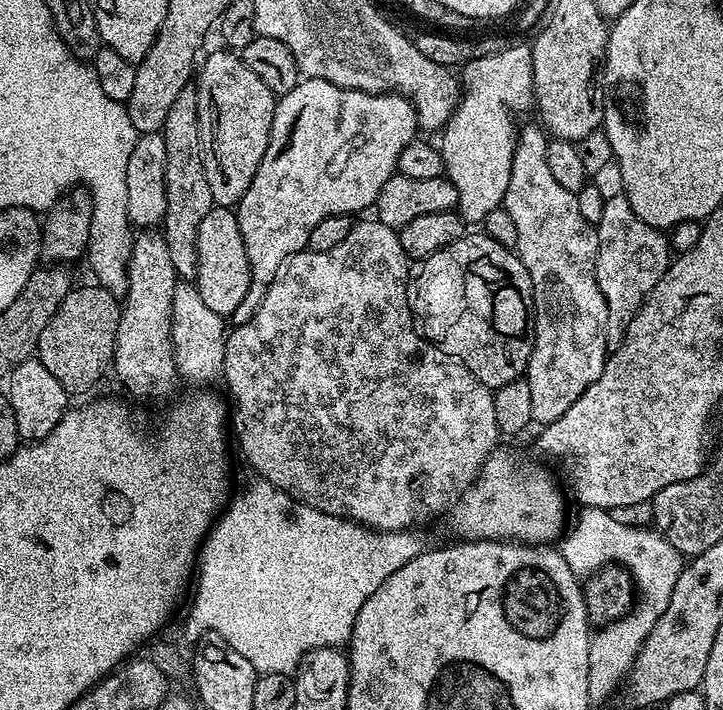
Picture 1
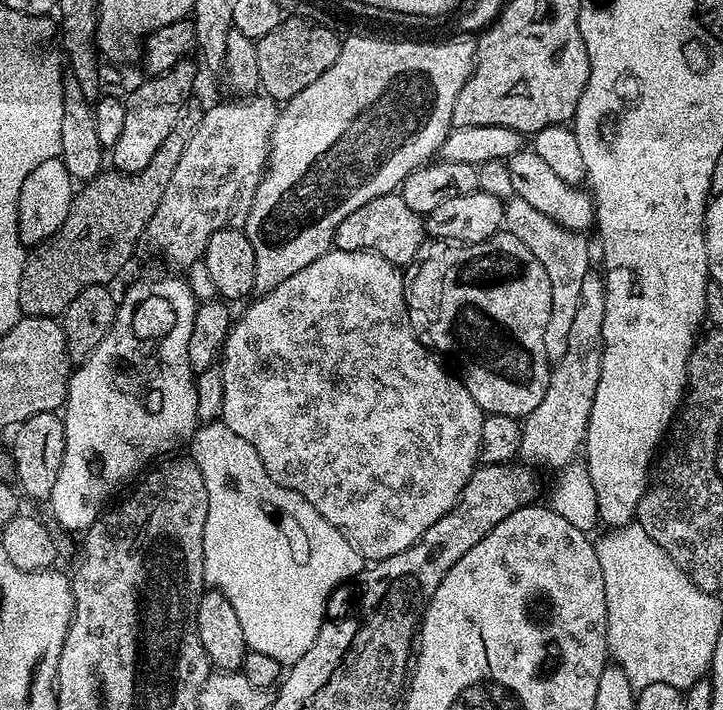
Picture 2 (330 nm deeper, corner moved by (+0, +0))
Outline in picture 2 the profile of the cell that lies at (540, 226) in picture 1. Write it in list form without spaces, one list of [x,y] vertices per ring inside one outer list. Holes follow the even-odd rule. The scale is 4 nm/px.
[[[517,195],[505,203],[503,231],[514,234],[514,238],[518,238],[518,242],[542,262],[542,270],[546,270],[546,278],[550,278],[550,322],[546,322],[546,334],[542,334],[542,338],[546,342],[549,361],[558,362],[566,354],[570,325],[574,323],[574,314],[582,298],[582,278],[586,278],[590,270],[588,244],[581,233],[563,228],[554,222],[554,218],[548,218],[542,210],[536,210]]]

